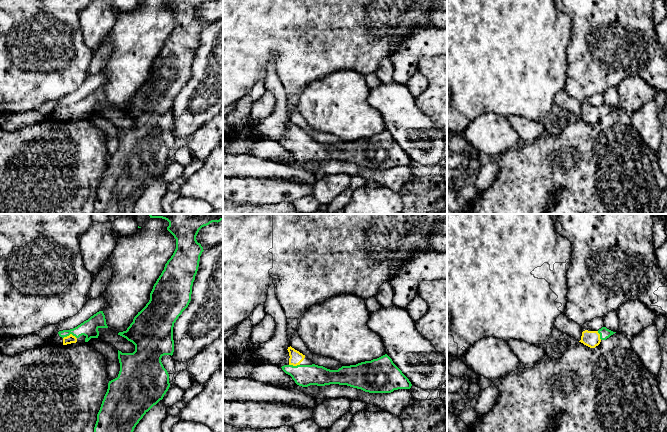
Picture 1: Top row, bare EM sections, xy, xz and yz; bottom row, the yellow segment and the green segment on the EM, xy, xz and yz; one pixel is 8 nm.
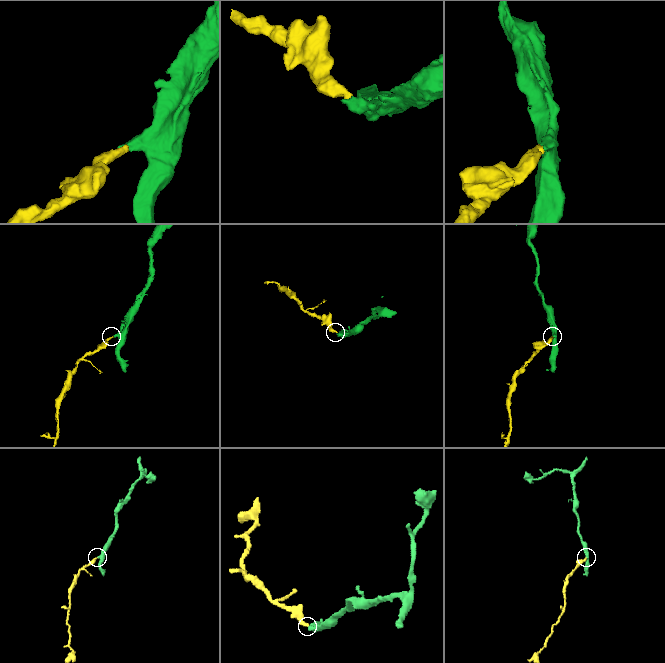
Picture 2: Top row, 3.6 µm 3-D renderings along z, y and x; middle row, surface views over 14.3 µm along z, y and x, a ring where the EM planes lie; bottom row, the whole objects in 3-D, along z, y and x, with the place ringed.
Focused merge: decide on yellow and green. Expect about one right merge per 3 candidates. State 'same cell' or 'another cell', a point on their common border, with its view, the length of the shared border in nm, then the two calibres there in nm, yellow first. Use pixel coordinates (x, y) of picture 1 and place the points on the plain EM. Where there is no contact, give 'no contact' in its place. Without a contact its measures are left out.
same cell | xy (70, 110) | 110 nm | 70/140 nm

